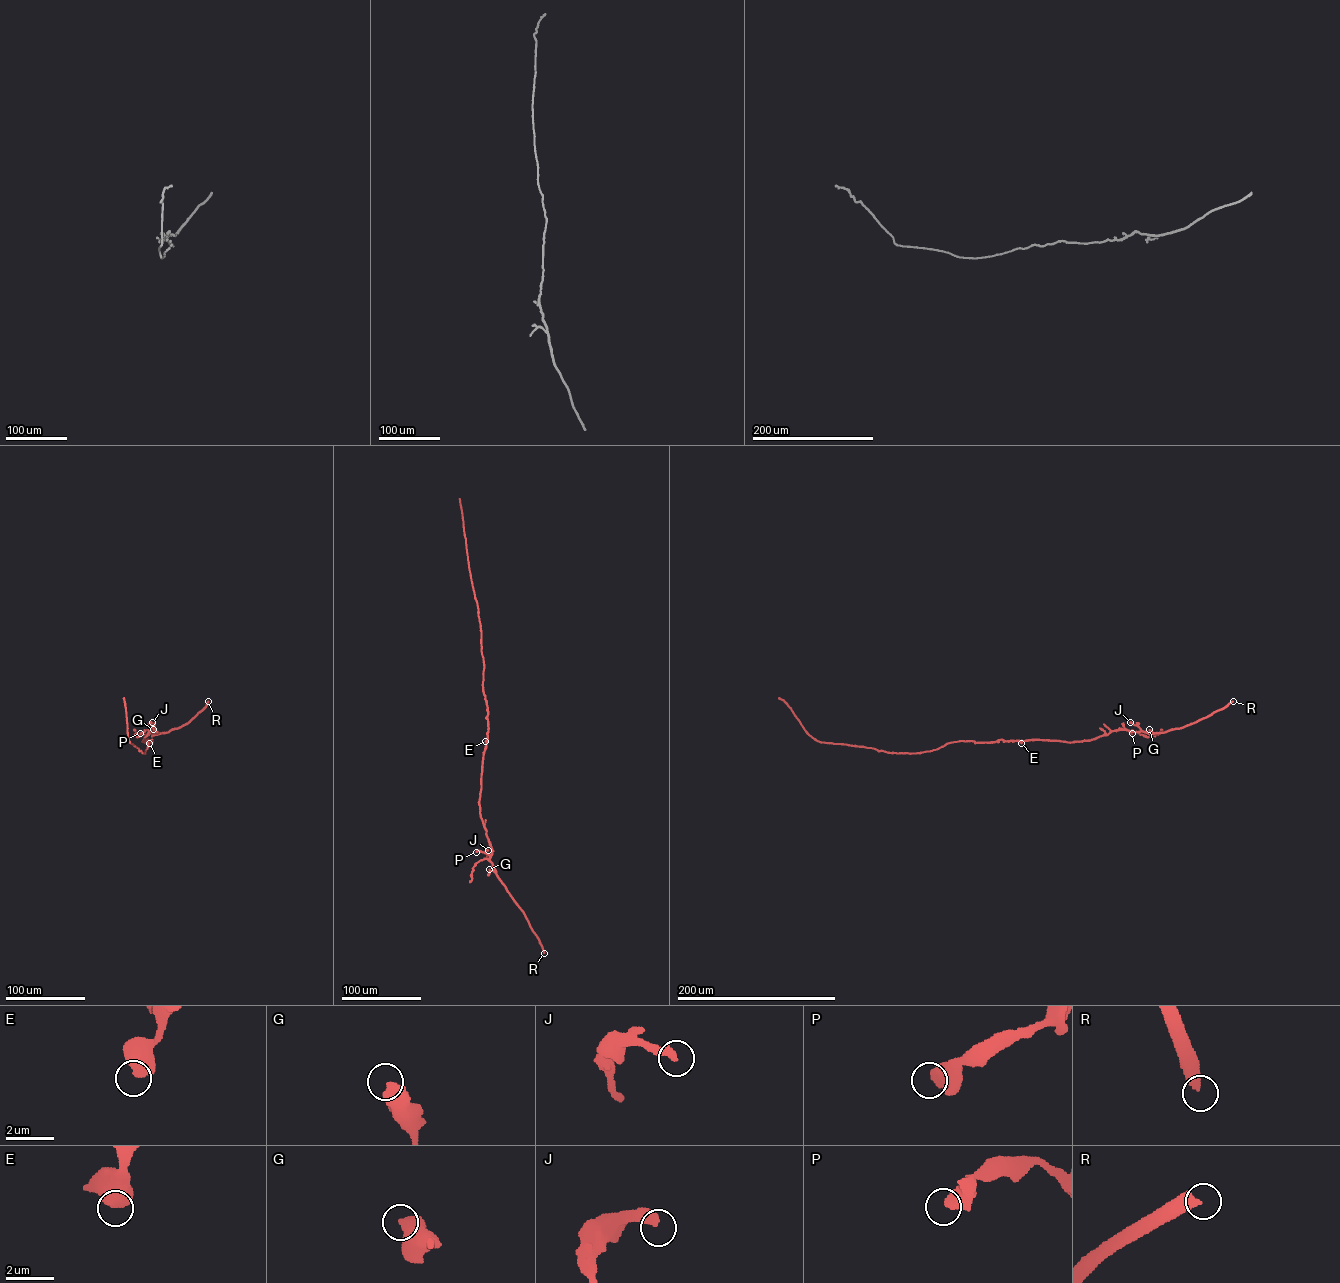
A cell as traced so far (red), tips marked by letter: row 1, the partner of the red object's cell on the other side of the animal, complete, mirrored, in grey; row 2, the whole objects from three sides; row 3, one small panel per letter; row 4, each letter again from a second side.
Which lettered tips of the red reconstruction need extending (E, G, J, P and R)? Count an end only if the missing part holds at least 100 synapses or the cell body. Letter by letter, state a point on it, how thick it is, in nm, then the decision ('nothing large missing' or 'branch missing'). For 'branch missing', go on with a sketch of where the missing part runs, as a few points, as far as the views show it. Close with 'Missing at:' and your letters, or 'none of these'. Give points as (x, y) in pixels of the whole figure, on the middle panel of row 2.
E: at (485, 741); 650 nm thick; nothing large missing
G: at (489, 869); 600 nm thick; nothing large missing
J: at (488, 850); 400 nm thick; nothing large missing
P: at (476, 852); 550 nm thick; nothing large missing
R: at (544, 953); 460 nm thick; nothing large missing
Missing at: none of these

